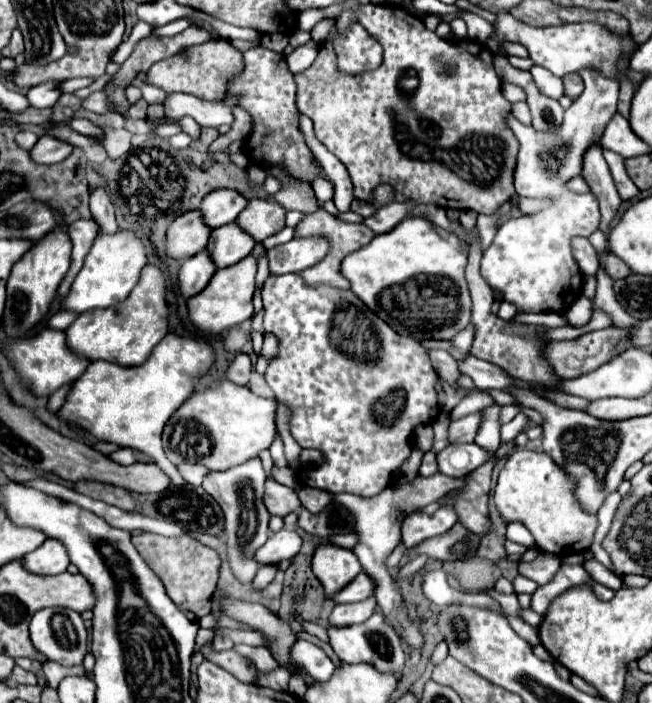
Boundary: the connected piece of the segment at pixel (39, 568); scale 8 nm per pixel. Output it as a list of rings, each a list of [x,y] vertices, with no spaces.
[[[45,539],[45,543],[39,549],[31,551],[23,557],[23,563],[25,563],[25,569],[29,569],[33,573],[57,575],[67,569],[69,555],[59,539]]]

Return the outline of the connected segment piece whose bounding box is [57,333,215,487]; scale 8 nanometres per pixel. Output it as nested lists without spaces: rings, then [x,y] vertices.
[[[167,333],[163,341],[153,349],[151,357],[139,367],[121,367],[117,363],[91,361],[87,371],[73,383],[71,393],[57,415],[67,423],[77,423],[103,441],[147,453],[177,487],[187,485],[177,467],[163,455],[161,433],[167,419],[187,401],[187,397],[195,393],[197,379],[201,379],[211,369],[213,361],[215,353],[205,341]]]

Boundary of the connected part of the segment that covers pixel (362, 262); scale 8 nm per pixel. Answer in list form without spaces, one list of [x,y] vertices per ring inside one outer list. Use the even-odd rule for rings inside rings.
[[[407,217],[389,233],[375,235],[375,239],[367,247],[361,247],[359,251],[347,255],[343,259],[341,271],[349,279],[351,291],[399,335],[413,337],[417,341],[425,339],[451,341],[471,321],[471,297],[465,279],[467,257],[469,257],[469,241],[463,241],[453,231],[449,239],[433,223],[419,217]]]

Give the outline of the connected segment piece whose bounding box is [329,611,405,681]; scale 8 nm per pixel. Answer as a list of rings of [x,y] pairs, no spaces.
[[[381,611],[373,613],[371,619],[367,619],[361,625],[331,627],[329,637],[331,637],[331,647],[333,647],[335,655],[343,663],[351,663],[351,665],[353,663],[369,663],[377,671],[391,673],[397,681],[401,679],[401,671],[403,671],[403,665],[405,665],[405,653],[403,653],[403,647],[401,647],[401,639],[395,633],[395,629],[385,621]]]

